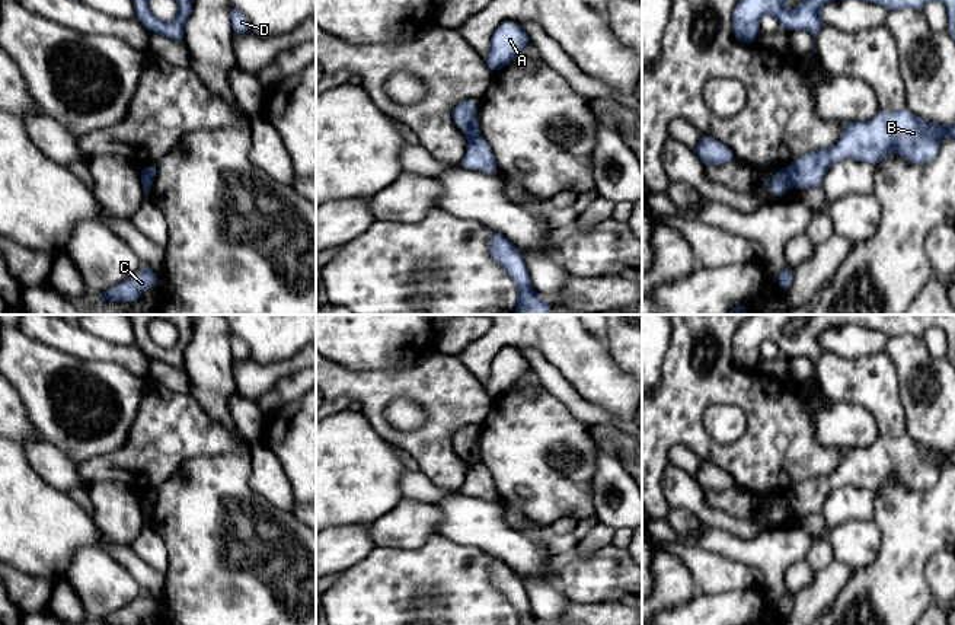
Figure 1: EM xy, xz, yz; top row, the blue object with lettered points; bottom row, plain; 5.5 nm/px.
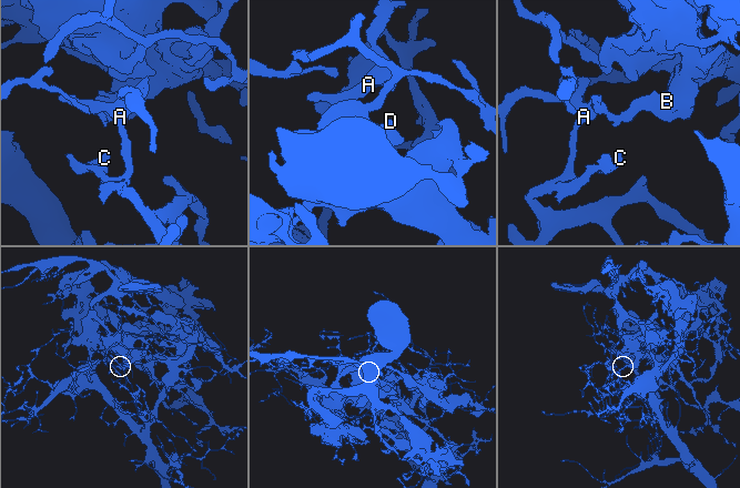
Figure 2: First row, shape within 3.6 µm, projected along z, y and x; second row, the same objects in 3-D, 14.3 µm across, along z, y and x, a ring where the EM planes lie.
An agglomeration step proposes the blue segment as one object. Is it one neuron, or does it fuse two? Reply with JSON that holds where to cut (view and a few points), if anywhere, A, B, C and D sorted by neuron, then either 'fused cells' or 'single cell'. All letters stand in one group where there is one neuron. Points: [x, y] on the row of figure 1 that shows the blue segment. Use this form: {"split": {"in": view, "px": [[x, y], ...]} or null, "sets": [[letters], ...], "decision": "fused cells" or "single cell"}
{"split": {"in": "yz", "px": [[785, 168], [792, 184]]}, "sets": [["A", "C"], ["B", "D"]], "decision": "fused cells"}

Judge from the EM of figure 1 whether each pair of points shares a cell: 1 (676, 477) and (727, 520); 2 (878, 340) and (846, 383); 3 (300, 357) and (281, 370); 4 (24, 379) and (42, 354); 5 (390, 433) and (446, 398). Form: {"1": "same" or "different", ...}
{"1": "same", "2": "different", "3": "same", "4": "same", "5": "same"}

